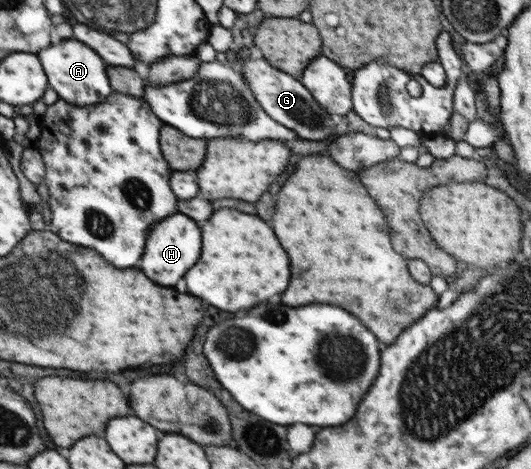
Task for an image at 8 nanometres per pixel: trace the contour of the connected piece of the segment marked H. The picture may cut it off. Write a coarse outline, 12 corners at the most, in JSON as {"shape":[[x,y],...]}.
{"shape":[[187,216],[150,232],[141,270],[175,286],[201,256],[201,230]]}

